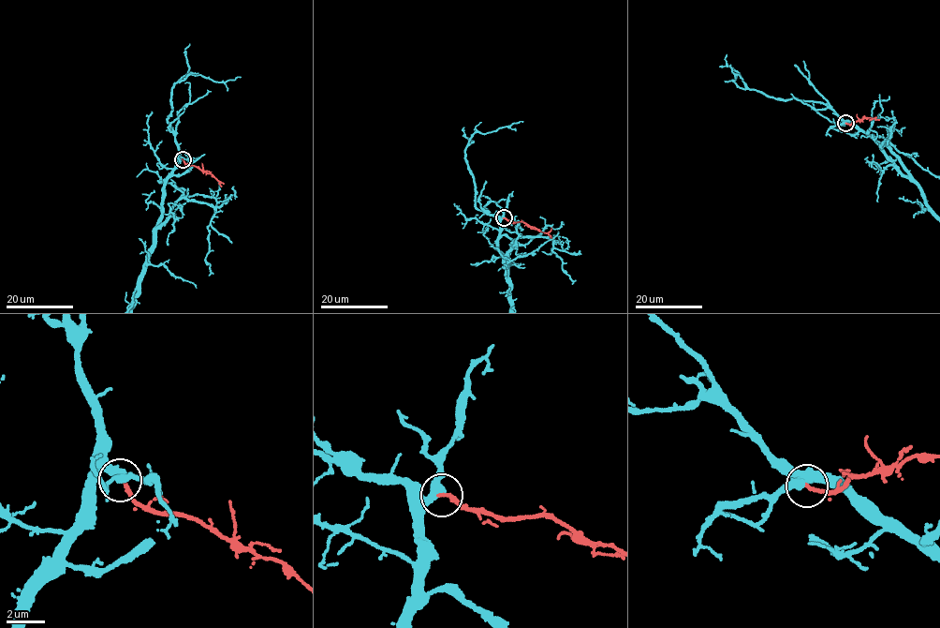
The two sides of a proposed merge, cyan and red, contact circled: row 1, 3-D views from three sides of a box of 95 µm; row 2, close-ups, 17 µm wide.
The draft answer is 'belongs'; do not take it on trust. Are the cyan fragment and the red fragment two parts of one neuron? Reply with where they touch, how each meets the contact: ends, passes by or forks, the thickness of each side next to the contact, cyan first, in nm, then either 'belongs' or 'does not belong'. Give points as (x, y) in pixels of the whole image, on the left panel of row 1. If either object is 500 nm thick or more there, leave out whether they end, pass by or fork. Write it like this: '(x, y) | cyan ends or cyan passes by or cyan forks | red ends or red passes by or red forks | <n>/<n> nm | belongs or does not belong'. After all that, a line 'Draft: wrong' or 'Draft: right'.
(183, 159) | cyan passes by | red ends | 400/240 nm | belongs
Draft: right

